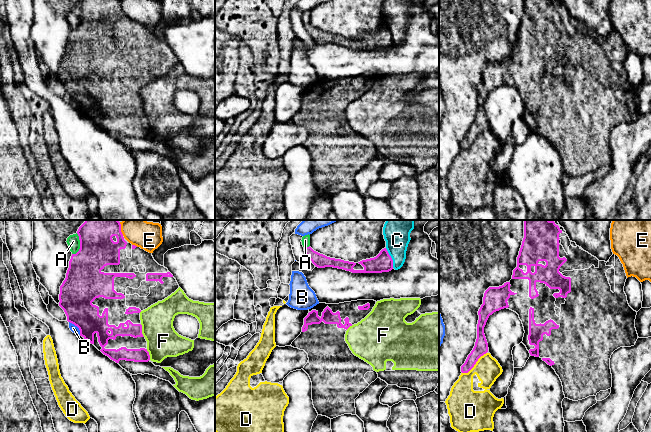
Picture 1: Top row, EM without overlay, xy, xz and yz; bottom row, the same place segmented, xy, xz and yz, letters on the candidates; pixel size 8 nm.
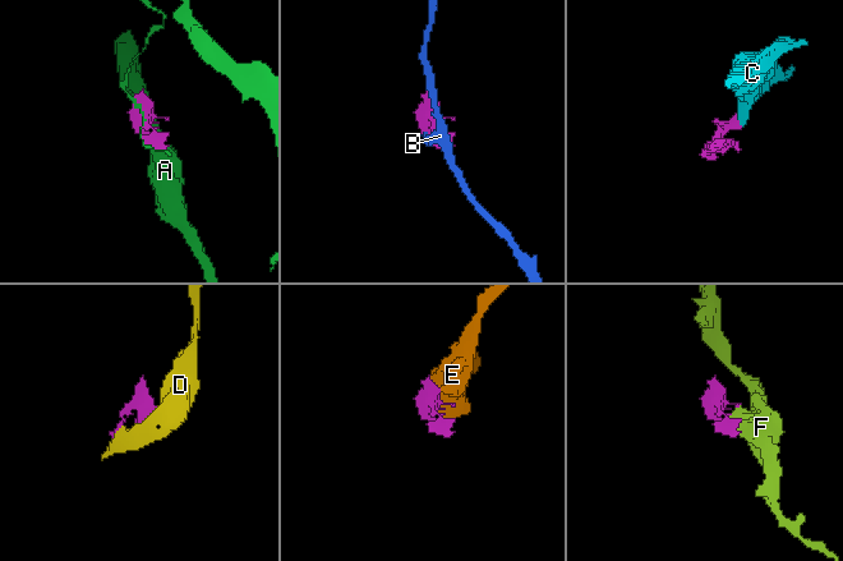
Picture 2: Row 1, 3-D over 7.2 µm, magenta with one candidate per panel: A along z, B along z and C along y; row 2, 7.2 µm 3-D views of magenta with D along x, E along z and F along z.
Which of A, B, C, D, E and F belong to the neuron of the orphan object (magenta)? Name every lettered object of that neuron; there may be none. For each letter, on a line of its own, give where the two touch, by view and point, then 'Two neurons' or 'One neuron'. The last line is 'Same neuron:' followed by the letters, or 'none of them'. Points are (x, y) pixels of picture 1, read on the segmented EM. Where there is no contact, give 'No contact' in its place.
A: Touches magenta at xy (80, 245). Two neurons
B: Touches magenta at xy (77, 326). Two neurons
C: Touches magenta at xz (391, 258). Two neurons
D: Touches magenta at yz (475, 363). Two neurons
E: Touches magenta at xy (120, 229). Two neurons
F: Touches magenta at xy (141, 330). Two neurons
Same neuron: none of them

